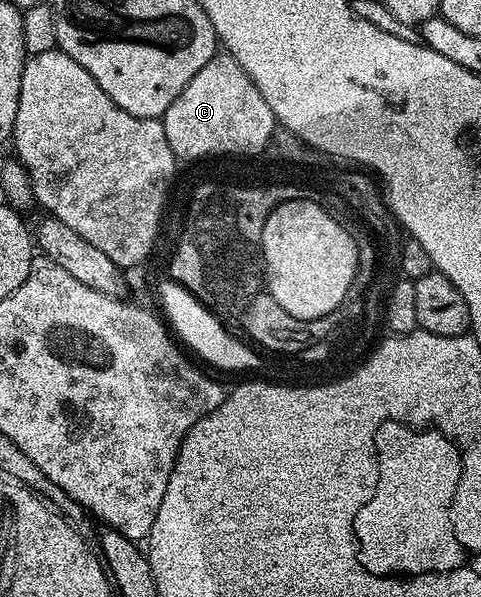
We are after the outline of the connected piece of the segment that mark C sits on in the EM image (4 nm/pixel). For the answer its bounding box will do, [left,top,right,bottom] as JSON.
[161,54,277,156]

